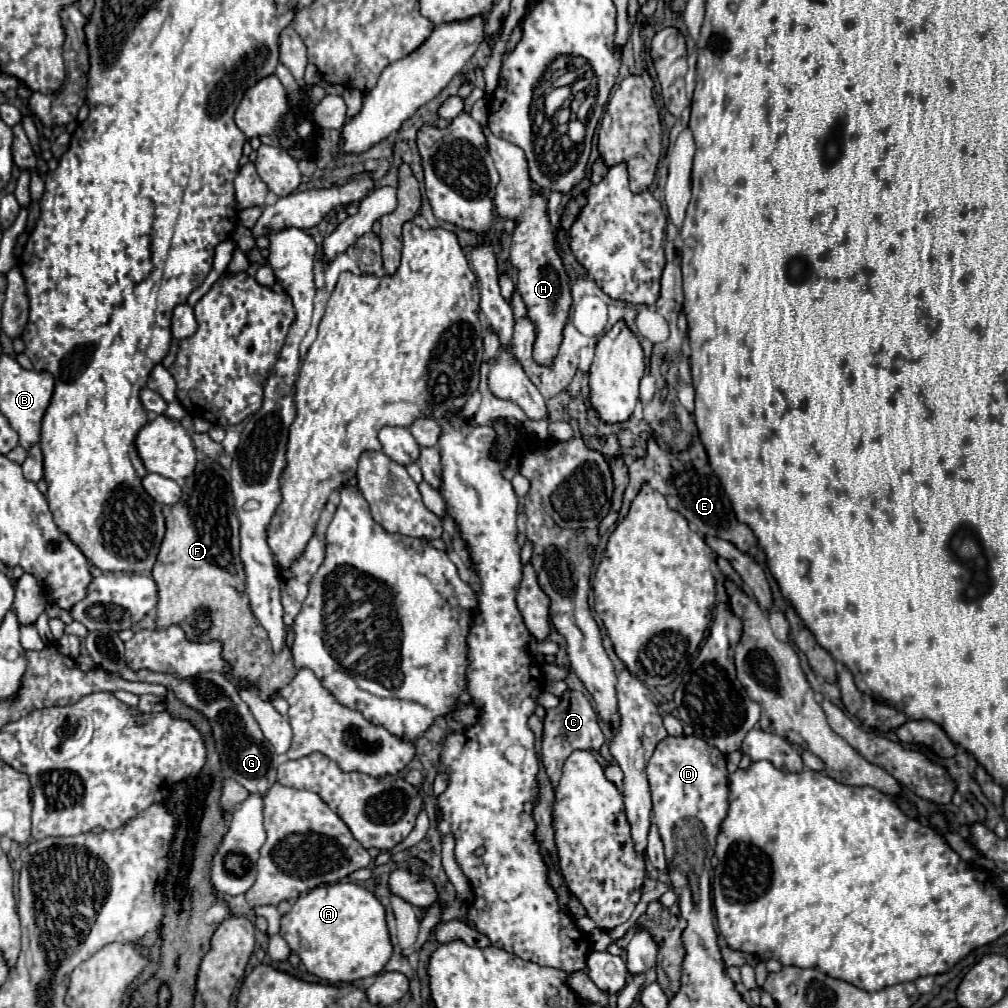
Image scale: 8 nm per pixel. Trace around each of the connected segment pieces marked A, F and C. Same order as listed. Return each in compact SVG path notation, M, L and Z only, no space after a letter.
M354 882L318 886L302 894L292 912L282 916L280 936L298 952L308 972L332 984L376 976L392 956L384 906L368 888Z
M200 460L182 486L180 502L174 506L164 506L162 514L166 518L166 536L160 546L158 560L152 568L152 578L158 584L158 628L184 624L184 630L192 640L220 640L224 644L224 660L232 664L234 676L254 682L260 688L264 700L268 700L272 694L292 682L296 676L296 666L288 646L284 646L280 652L272 650L266 630L250 610L248 596L244 592L244 566L240 564L240 524L234 514L228 470L222 468L218 460Z
M566 690L560 698L560 704L552 710L546 710L546 720L544 720L544 738L542 738L542 760L546 762L548 776L552 784L558 784L564 760L578 748L584 750L600 750L604 744L604 734L598 726L598 716L588 702L588 698L582 692L576 690Z

